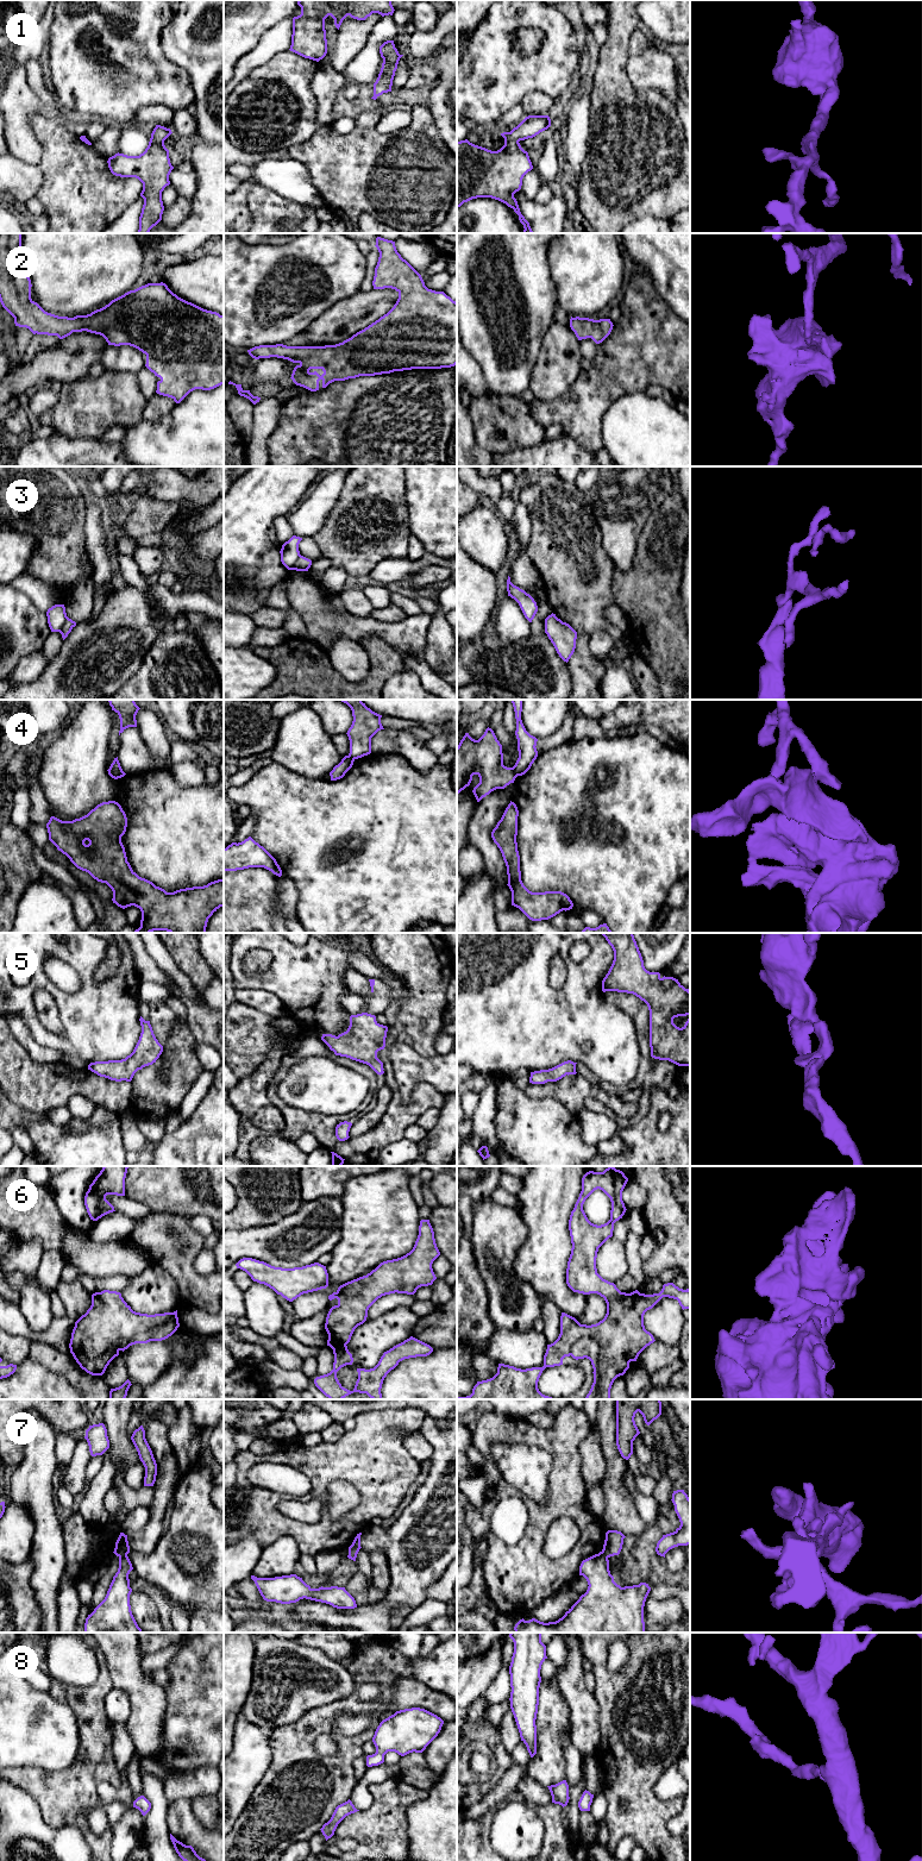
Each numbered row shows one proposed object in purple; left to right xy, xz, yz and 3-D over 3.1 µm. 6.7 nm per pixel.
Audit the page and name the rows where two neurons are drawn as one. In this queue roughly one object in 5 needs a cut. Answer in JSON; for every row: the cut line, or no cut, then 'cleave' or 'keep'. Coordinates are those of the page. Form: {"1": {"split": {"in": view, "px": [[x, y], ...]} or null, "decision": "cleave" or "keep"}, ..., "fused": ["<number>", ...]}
{"1": {"split": null, "decision": "keep"}, "2": {"split": null, "decision": "keep"}, "3": {"split": {"in": "xy", "px": [[67, 616], [58, 631]]}, "decision": "cleave"}, "4": {"split": {"in": "yz", "px": [[512, 768], [516, 776]]}, "decision": "cleave"}, "5": {"split": null, "decision": "keep"}, "6": {"split": null, "decision": "keep"}, "7": {"split": {"in": "xy", "px": [[126, 1553], [119, 1558]]}, "decision": "cleave"}, "8": {"split": null, "decision": "keep"}, "fused": ["3", "4", "7"]}

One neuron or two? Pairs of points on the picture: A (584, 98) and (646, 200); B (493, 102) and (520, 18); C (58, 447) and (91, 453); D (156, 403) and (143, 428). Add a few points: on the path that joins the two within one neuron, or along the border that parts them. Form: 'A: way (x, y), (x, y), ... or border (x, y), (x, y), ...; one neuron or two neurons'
A: border (590, 89), (588, 133); two neurons
B: way (496, 81), (496, 41), (499, 38); one neuron
C: way (67, 453), (82, 453); one neuron
D: border (173, 407), (157, 419), (142, 419); two neurons

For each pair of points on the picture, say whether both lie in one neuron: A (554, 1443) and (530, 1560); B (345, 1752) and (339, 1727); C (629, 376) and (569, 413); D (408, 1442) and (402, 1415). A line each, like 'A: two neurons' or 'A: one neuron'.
A: one neuron
B: two neurons
C: one neuron
D: two neurons

